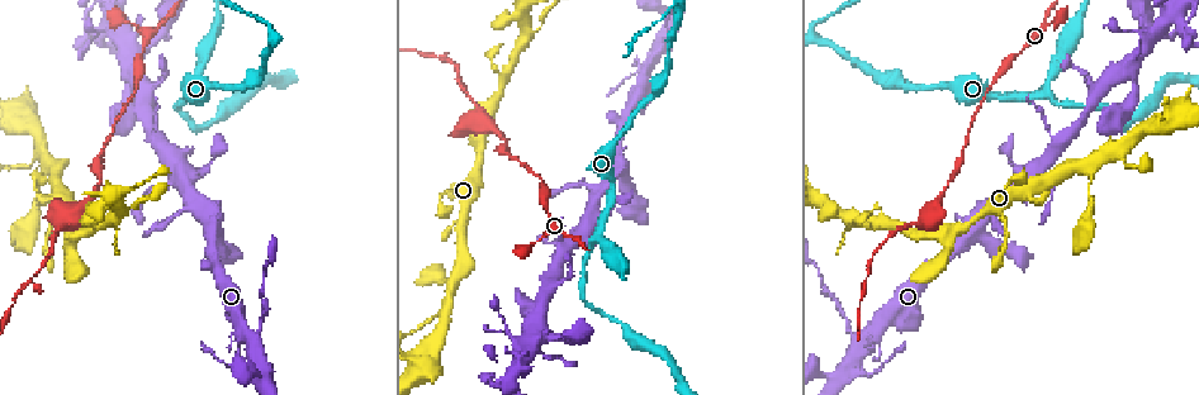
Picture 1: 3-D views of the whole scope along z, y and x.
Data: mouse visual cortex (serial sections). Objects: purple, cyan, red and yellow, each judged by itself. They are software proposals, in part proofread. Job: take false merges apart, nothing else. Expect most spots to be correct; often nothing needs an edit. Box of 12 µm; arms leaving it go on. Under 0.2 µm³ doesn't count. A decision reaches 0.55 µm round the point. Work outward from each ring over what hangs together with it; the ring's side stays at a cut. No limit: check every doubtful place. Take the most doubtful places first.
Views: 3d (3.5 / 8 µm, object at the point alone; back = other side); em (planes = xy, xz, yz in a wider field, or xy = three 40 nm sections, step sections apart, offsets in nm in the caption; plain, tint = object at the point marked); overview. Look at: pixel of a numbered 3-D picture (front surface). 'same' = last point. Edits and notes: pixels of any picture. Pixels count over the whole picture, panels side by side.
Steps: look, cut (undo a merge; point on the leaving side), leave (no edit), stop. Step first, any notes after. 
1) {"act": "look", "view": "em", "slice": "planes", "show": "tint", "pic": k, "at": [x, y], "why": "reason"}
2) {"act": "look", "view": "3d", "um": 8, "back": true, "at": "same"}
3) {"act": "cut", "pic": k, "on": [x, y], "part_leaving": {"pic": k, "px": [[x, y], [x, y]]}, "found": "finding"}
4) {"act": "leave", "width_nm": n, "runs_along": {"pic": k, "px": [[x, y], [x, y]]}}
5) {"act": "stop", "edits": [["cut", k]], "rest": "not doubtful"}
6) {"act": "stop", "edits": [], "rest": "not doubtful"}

{"act": "look", "view": "3d", "um": 3.5, "pic": 1, "at": [121, 212], "why": "two arms in line, one across"}

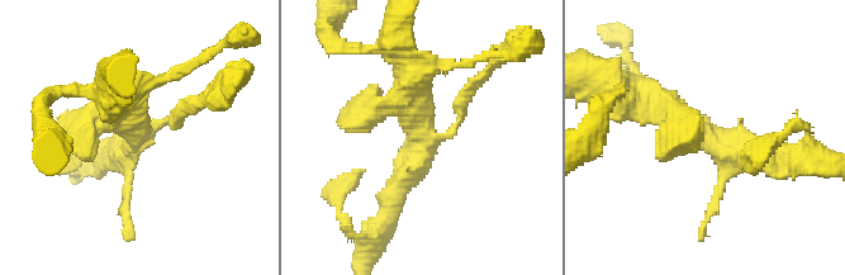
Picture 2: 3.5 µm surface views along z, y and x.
{"act": "look", "view": "em", "slice": "xy", "step": 2, "show": "tint", "pic": 2, "at": [135, 141]}

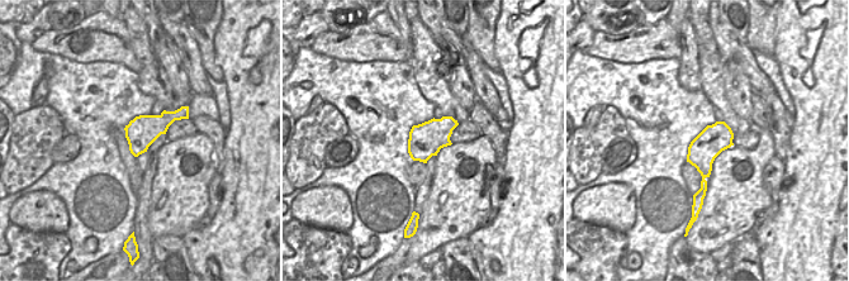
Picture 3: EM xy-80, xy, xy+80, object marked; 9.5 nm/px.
{"act": "leave", "width_nm": 320, "runs_along": {"pic": 2, "px": [[787, 155], [708, 140], [650, 93]]}, "found": "all the same cell"}

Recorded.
{"act": "look", "view": "3d", "um": 3.5, "pic": 1, "at": [864, 337], "why": "side arm on a straight run"}

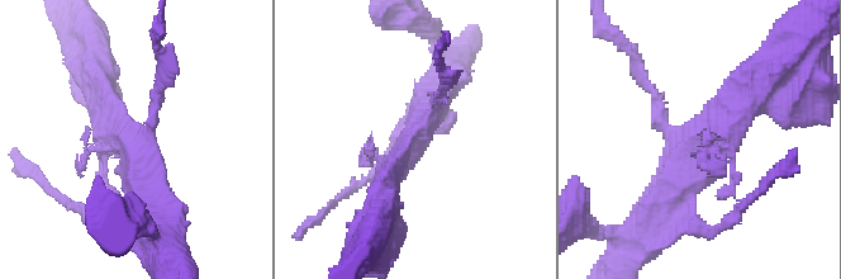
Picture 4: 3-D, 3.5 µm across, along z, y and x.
{"act": "look", "view": "em", "slice": "xy", "step": 1, "show": "tint", "pic": 4, "at": [410, 143]}

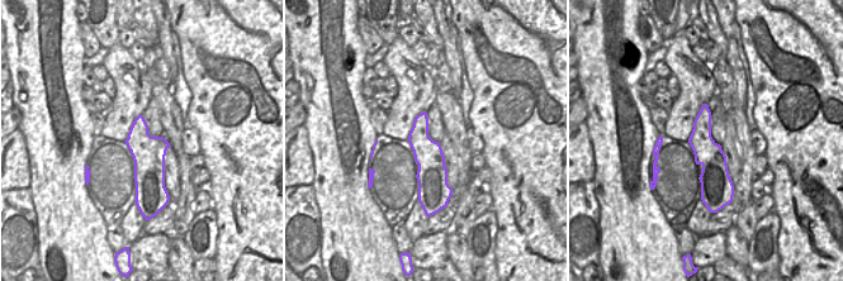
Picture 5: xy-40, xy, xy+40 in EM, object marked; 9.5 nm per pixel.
{"act": "leave", "width_nm": 280, "runs_along": {"pic": 4, "px": [[754, 89], [656, 209]]}, "found": "all the same cell"}

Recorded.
{"act": "look", "view": "3d", "um": 3.5, "pic": 1, "at": [1039, 95], "why": "three arms meet"}

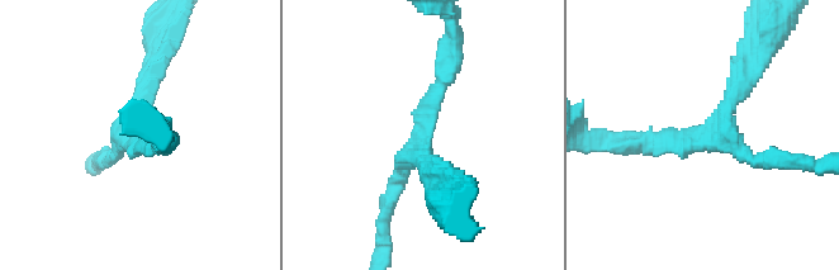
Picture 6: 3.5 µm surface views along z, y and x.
{"act": "look", "view": "em", "slice": "planes", "show": "tint", "pic": 6, "at": [135, 137]}

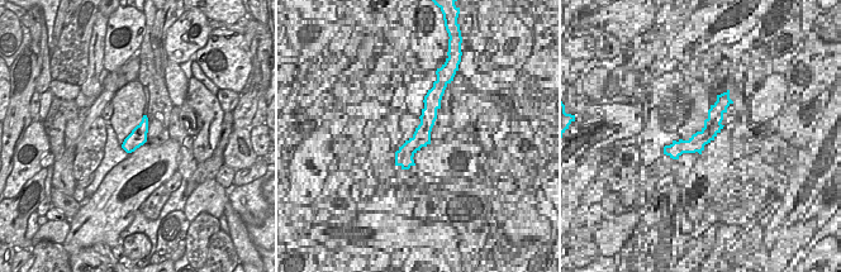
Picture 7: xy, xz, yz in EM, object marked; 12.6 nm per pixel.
{"act": "leave", "width_nm": 220, "runs_along": {"pic": 6, "px": [[451, 65], [385, 204]]}, "found": "all the same cell"}

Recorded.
{"act": "stop", "edits": [], "rest": "not doubtful"}

